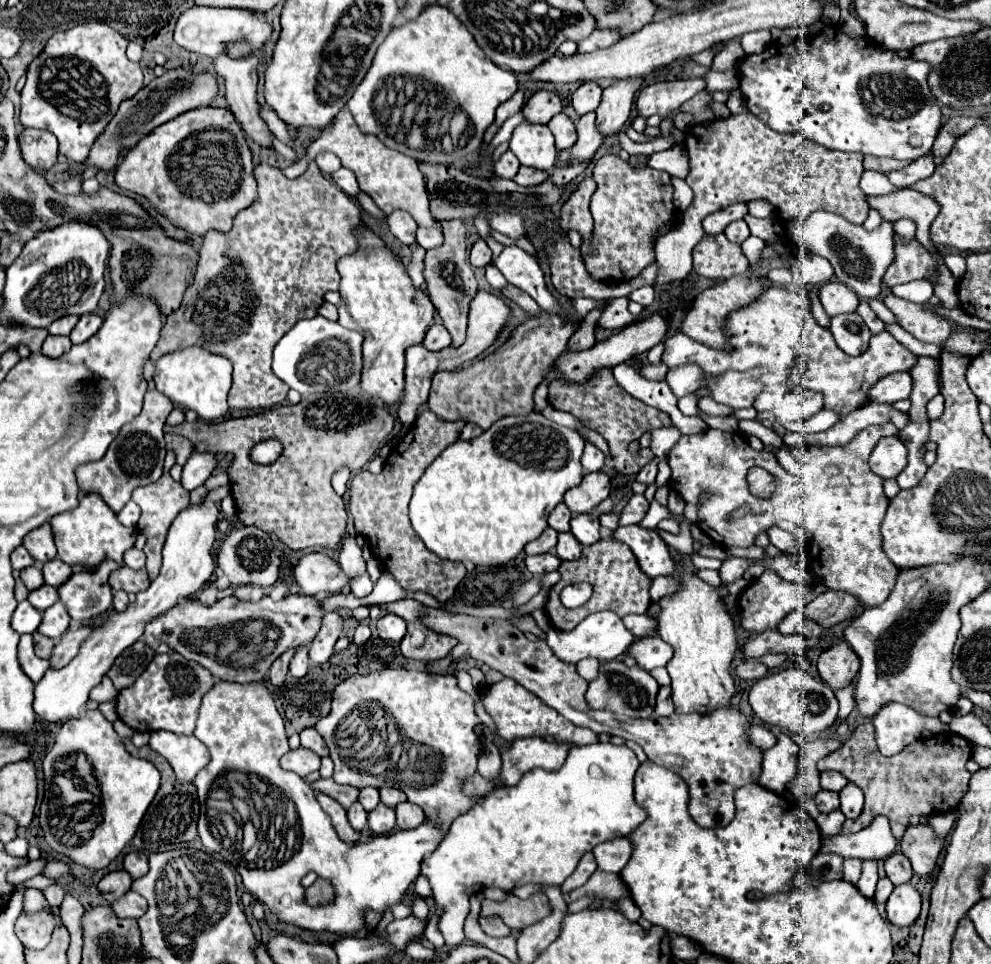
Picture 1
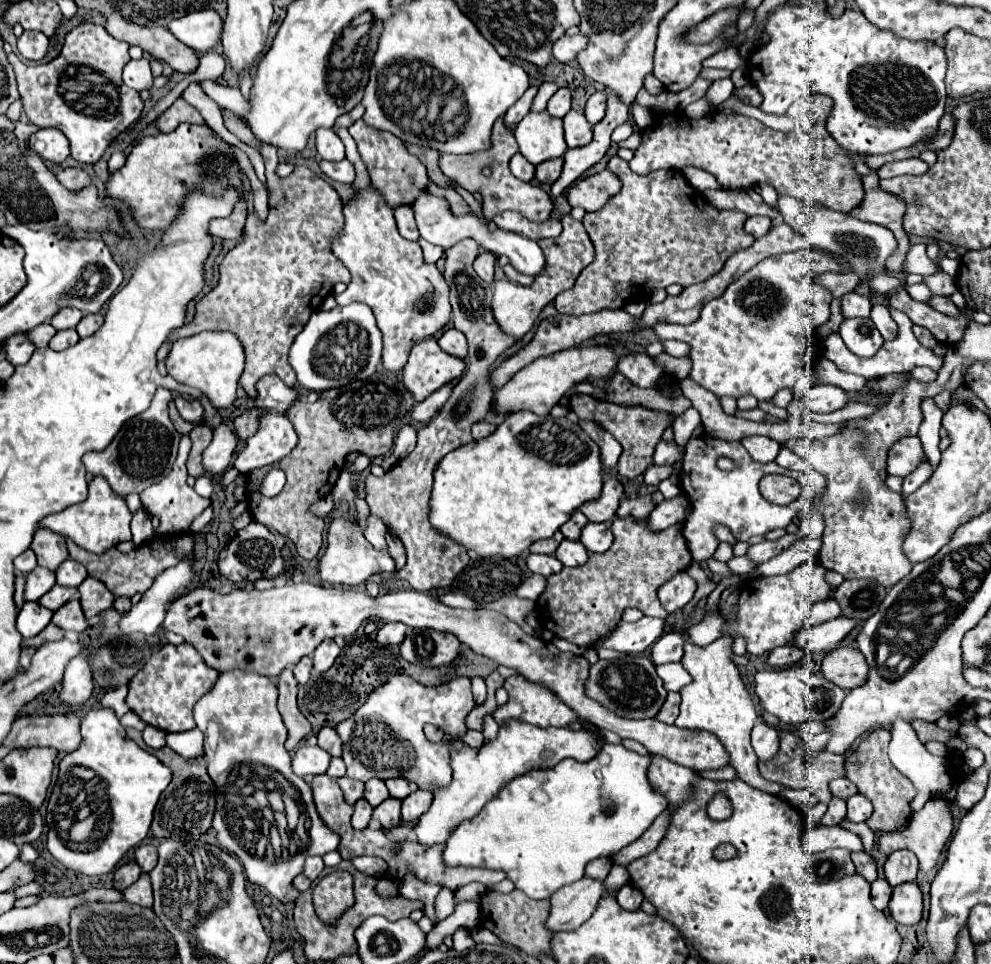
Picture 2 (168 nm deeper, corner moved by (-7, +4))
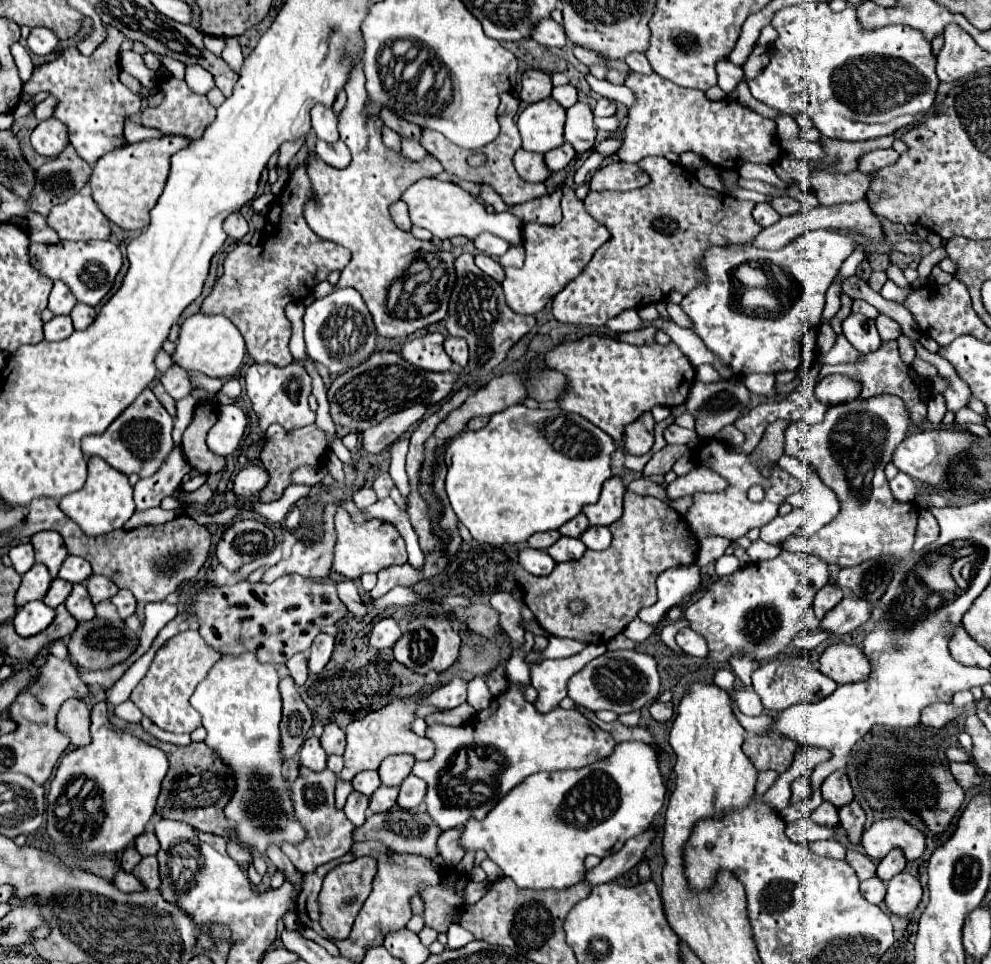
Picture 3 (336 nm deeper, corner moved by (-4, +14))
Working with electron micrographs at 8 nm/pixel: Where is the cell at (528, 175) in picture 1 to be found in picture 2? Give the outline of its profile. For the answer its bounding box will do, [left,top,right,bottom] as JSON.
[535,159,563,183]

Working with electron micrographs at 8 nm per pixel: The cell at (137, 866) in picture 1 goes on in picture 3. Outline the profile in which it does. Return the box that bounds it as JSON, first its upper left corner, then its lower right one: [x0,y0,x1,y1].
[136,831,160,857]

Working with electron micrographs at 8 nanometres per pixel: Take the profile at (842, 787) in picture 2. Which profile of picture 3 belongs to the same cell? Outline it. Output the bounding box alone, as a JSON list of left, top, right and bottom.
[822,771,854,809]

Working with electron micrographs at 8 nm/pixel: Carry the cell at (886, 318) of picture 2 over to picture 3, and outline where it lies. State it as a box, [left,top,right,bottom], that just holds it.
[876,315,902,341]

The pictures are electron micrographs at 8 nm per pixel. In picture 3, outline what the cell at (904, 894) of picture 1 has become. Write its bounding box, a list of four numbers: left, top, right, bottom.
[884,871,922,917]

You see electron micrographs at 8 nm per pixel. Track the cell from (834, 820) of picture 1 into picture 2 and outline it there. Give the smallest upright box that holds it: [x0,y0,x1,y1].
[839,819,875,853]

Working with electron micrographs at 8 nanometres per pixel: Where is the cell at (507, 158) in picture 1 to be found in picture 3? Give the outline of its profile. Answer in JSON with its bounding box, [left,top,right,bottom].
[514,149,552,181]

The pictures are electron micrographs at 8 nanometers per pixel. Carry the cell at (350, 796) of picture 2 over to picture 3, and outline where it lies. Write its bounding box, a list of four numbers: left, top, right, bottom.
[336,781,352,809]

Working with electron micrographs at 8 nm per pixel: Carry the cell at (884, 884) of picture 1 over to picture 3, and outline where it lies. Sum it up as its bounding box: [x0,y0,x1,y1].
[860,877,886,905]

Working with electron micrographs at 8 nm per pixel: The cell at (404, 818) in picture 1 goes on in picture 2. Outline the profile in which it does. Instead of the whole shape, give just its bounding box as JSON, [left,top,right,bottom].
[401,789,433,823]

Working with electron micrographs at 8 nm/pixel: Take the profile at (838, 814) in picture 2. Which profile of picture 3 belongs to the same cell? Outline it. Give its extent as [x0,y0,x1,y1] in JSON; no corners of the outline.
[810,801,838,827]

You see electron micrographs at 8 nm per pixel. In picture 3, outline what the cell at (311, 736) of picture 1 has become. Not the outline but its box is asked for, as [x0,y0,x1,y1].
[320,723,346,755]

